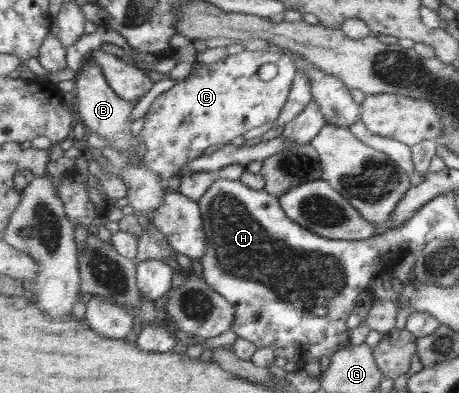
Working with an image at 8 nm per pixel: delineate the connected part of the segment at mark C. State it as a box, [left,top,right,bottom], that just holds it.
[140,48,299,187]

